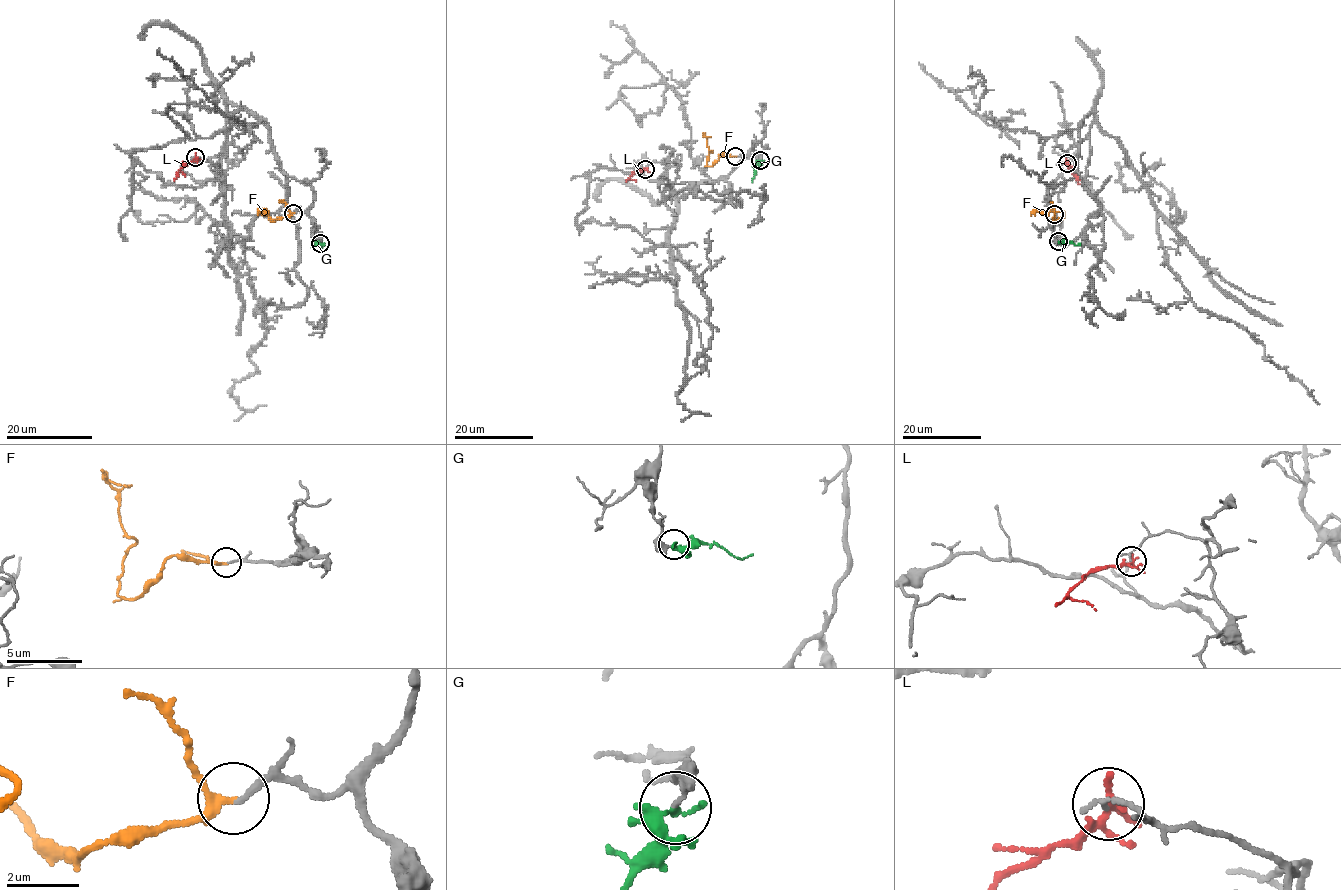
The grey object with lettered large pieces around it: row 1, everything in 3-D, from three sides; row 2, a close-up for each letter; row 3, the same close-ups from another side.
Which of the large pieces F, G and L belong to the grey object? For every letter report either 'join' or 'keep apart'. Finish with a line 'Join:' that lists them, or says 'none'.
F: join
G: keep apart
L: keep apart
Join: F

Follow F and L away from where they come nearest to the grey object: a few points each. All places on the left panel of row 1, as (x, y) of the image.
F: (292, 213), (272, 220), (262, 211), (267, 211), (259, 211), (266, 212)
L: (195, 158), (178, 172), (185, 177)

